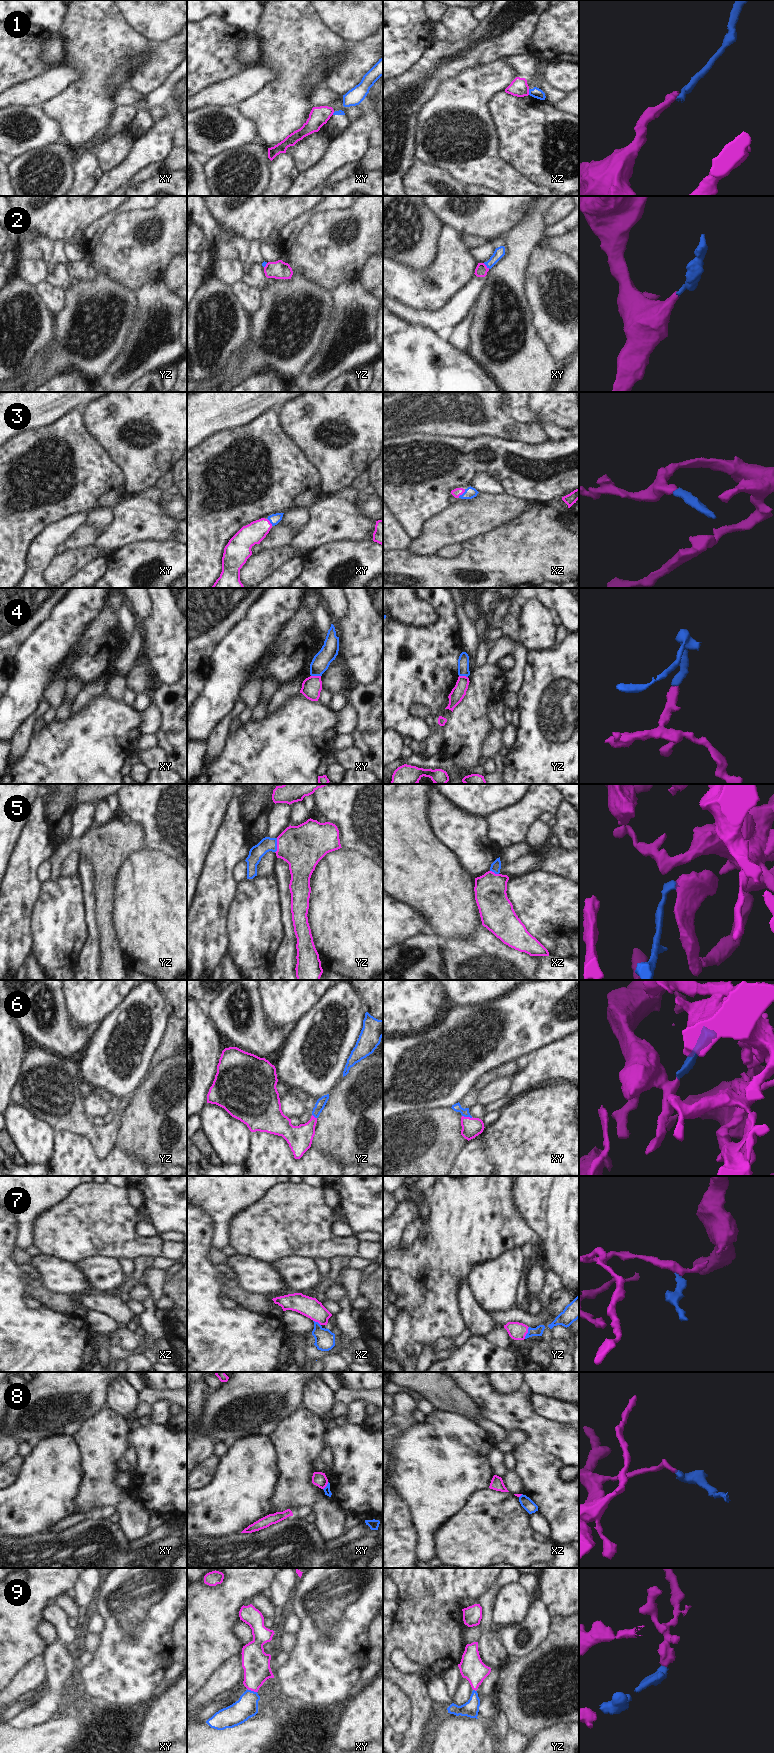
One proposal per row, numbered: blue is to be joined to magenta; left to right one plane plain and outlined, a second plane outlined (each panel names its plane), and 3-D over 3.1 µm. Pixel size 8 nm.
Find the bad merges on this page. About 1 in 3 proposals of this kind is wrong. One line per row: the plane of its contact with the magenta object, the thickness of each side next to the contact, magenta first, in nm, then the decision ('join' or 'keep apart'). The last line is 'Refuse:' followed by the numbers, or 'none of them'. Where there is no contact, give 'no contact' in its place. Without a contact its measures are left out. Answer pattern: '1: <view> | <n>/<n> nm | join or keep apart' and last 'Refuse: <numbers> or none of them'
1: xz | 140/80 nm | keep apart
2: xy | 100/90 nm | join
3: xz | 70/90 nm | join
4: xy | 160/140 nm | keep apart
5: yz | 360/120 nm | join
6: xy | 160/70 nm | join
7: yz | 140/80 nm | join
8: xy | 120/50 nm | keep apart
9: xy | 220/180 nm | join
Refuse: 1, 4, 8

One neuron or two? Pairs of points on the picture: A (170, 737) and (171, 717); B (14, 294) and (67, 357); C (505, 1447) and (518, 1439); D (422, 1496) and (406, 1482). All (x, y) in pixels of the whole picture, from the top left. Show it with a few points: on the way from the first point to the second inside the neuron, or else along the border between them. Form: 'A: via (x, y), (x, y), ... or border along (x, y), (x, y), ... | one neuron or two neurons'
A: via (171, 732), (171, 722) | one neuron
B: border along (55, 318), (52, 340), (44, 350), (35, 354) | two neurons
C: via (508, 1447), (515, 1441) | one neuron
D: via (418, 1492), (410, 1484) | one neuron

